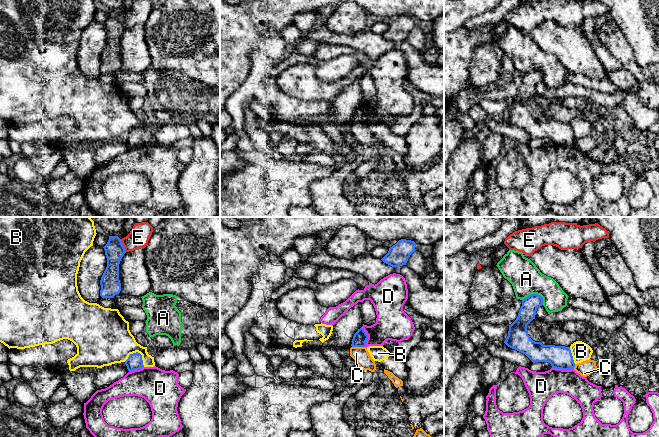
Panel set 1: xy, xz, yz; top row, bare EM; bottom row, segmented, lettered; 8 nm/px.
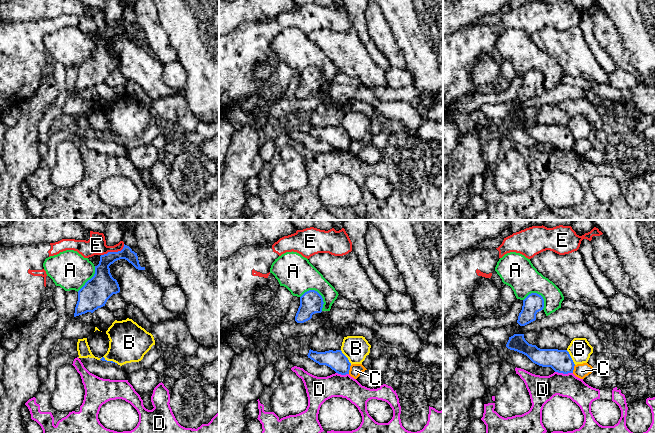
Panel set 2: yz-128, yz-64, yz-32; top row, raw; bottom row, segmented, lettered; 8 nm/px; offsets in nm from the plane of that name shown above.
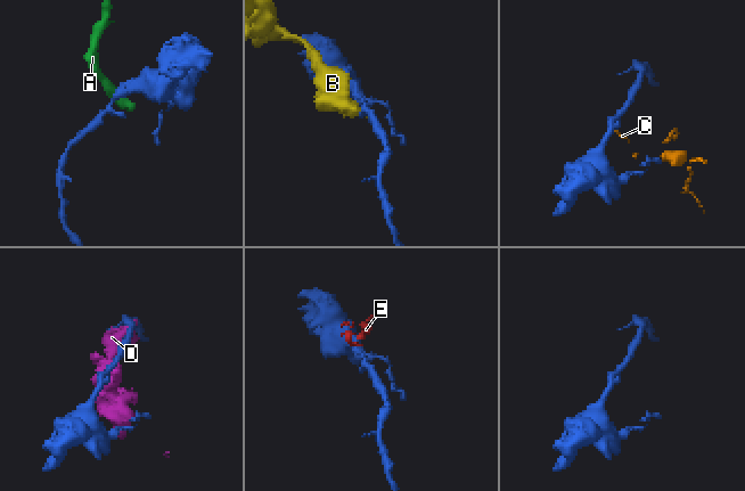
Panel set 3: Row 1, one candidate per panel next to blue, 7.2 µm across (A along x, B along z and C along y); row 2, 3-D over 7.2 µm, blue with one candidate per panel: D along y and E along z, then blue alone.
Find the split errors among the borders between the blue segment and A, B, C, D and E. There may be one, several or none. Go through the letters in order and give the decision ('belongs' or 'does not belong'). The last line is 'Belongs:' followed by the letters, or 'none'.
A: does not belong
B: does not belong
C: does not belong
D: does not belong
E: does not belong
Belongs: none

